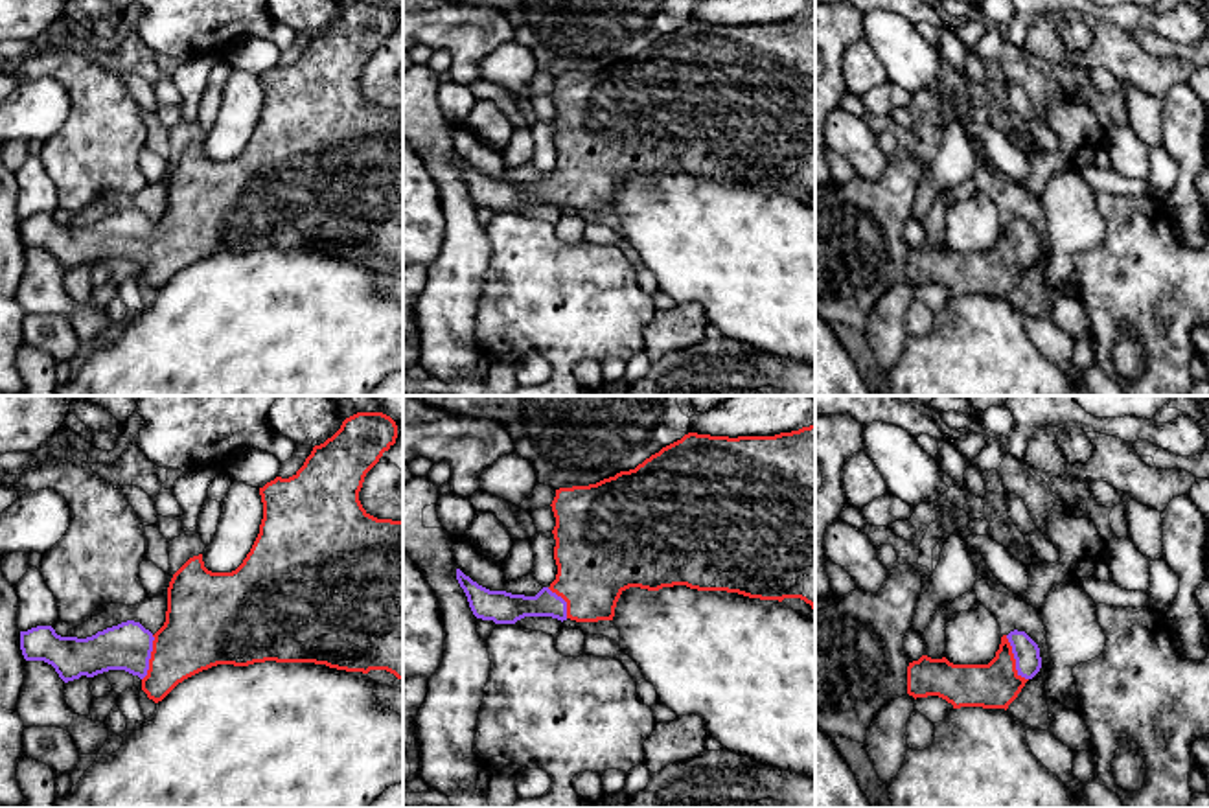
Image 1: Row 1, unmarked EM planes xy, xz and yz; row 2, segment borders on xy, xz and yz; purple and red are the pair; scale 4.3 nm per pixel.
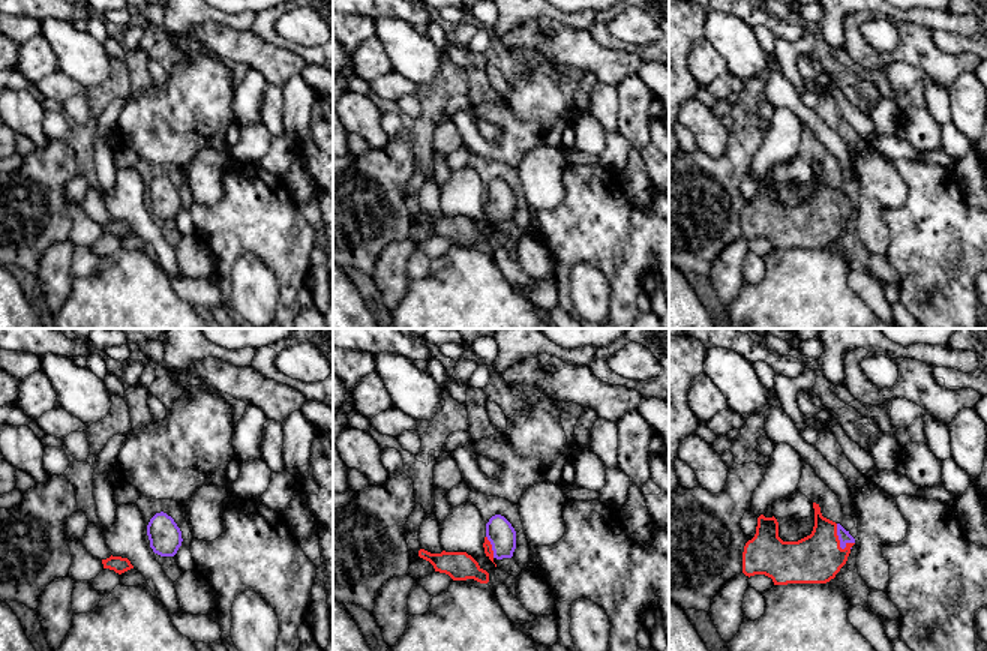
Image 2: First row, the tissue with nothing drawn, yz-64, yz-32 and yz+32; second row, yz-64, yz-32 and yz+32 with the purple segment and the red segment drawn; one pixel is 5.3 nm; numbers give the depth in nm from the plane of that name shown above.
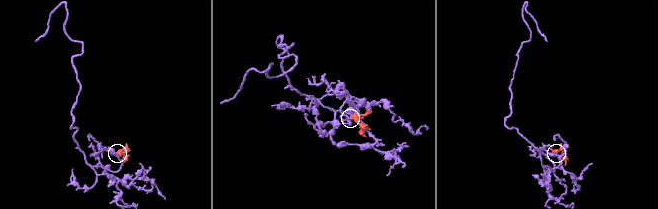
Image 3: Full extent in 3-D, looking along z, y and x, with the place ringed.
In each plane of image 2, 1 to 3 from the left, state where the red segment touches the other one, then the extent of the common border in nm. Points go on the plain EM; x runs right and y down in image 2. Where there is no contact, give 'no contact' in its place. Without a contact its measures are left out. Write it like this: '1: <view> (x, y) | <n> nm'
1: no contact
2: yz-32 (492, 210) | 130 nm
3: yz+32 (839, 201) | 150 nm

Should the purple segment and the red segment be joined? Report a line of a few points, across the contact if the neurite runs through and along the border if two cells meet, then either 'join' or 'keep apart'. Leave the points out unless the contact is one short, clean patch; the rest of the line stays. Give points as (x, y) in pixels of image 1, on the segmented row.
line yz (1025, 650), (1014, 657), (996, 685); join

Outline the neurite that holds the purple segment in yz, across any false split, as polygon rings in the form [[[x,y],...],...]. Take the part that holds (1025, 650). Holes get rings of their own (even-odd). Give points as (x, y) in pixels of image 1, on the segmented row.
[[[1025,631],[1001,637],[988,664],[953,664],[946,657],[922,655],[907,666],[907,694],[938,696],[961,707],[1008,709],[1029,679],[1042,668],[1038,644]]]

